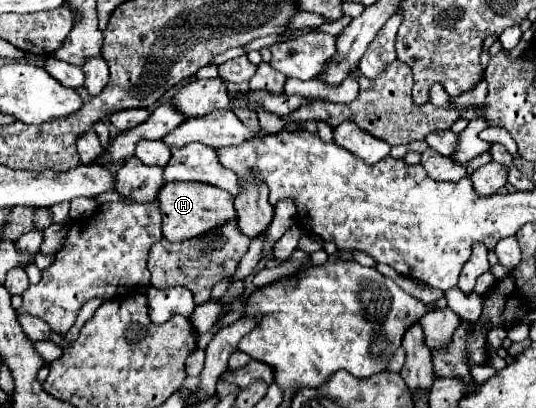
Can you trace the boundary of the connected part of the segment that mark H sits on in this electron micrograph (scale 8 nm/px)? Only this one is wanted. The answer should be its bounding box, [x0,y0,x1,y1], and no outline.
[158,182,236,242]

